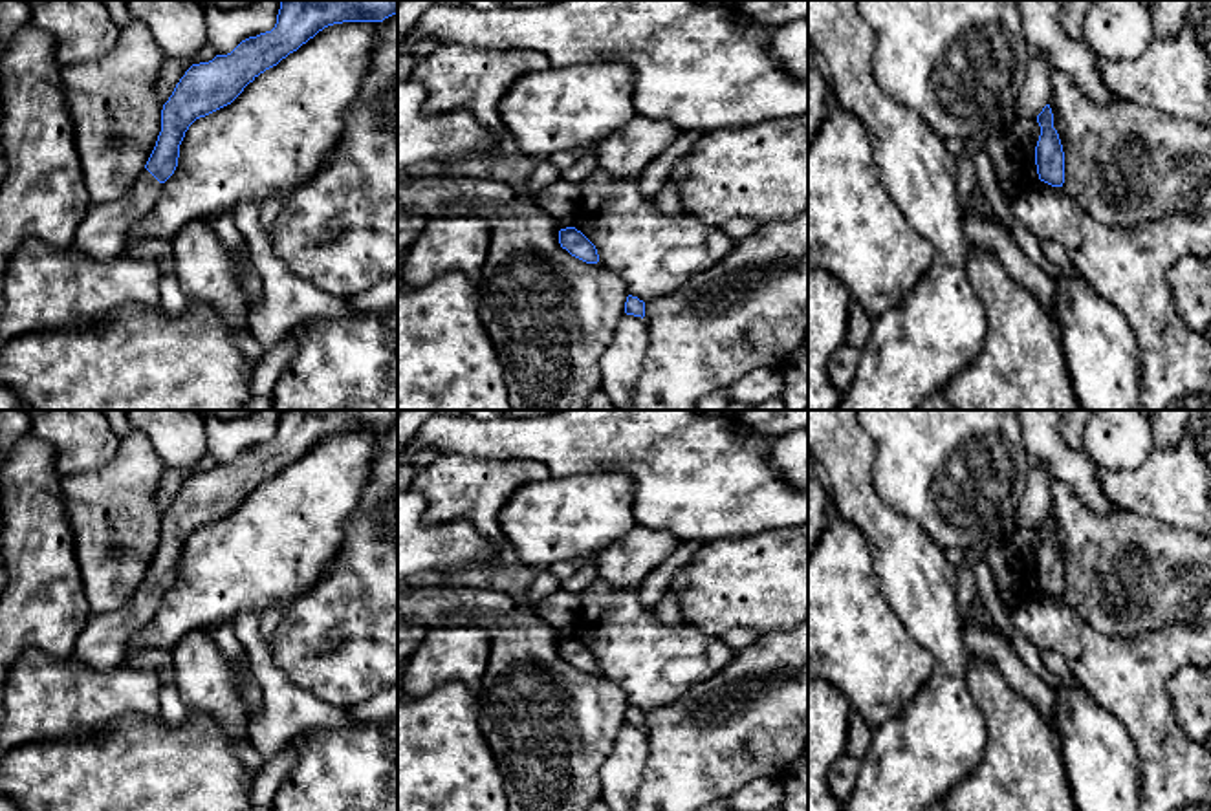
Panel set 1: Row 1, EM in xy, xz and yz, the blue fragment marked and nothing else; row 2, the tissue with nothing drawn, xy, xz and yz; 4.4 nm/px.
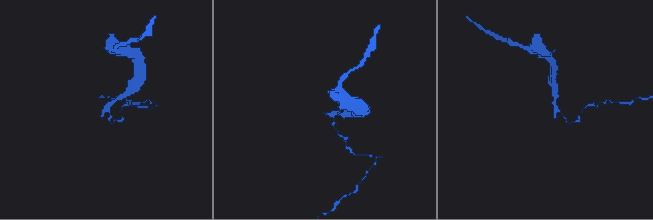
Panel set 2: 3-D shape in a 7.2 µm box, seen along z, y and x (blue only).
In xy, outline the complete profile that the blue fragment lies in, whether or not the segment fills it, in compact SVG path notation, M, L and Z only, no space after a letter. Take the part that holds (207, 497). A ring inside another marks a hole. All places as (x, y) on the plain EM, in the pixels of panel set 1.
M280 410L271 441L242 450L231 463L192 474L161 520L156 557L132 595L115 611L90 613L71 657L108 676L125 666L132 635L158 611L163 593L174 584L180 555L189 536L227 514L260 483L328 436L383 432L398 423L398 410Z

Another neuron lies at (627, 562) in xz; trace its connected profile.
M634 525L623 538L597 553L597 577L617 588L639 588L678 547L671 531Z

